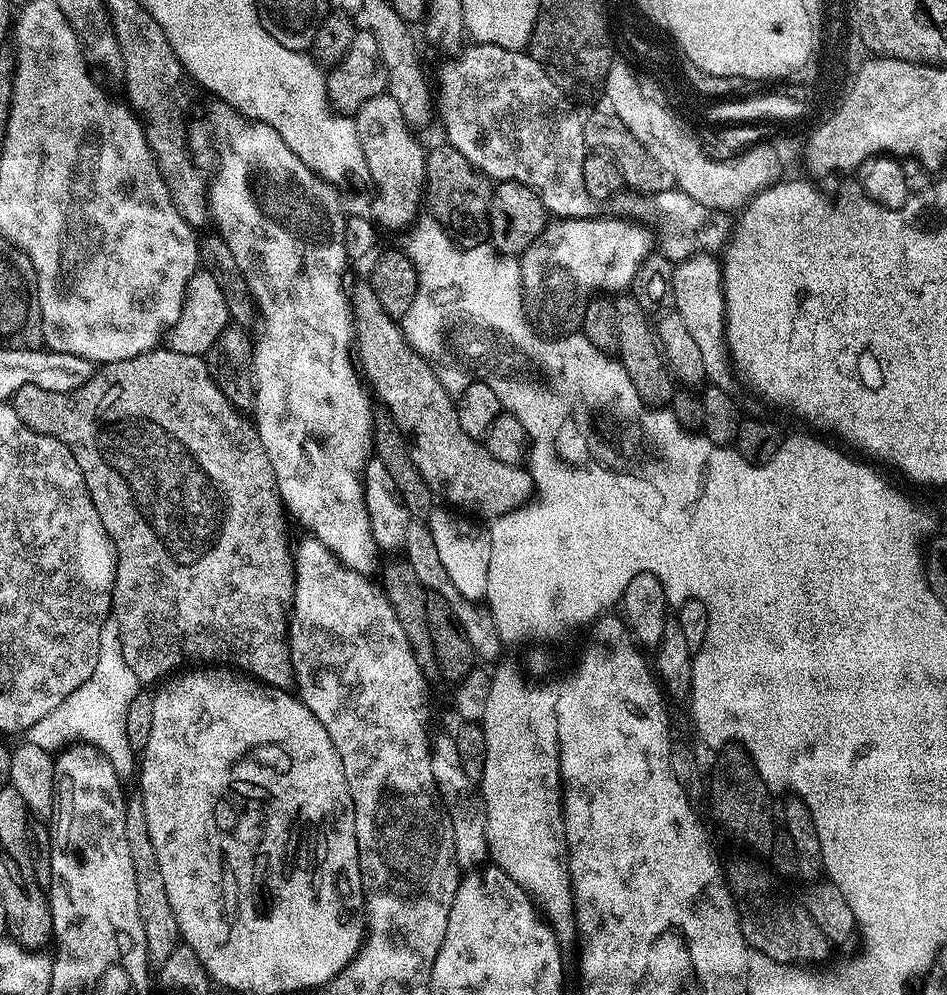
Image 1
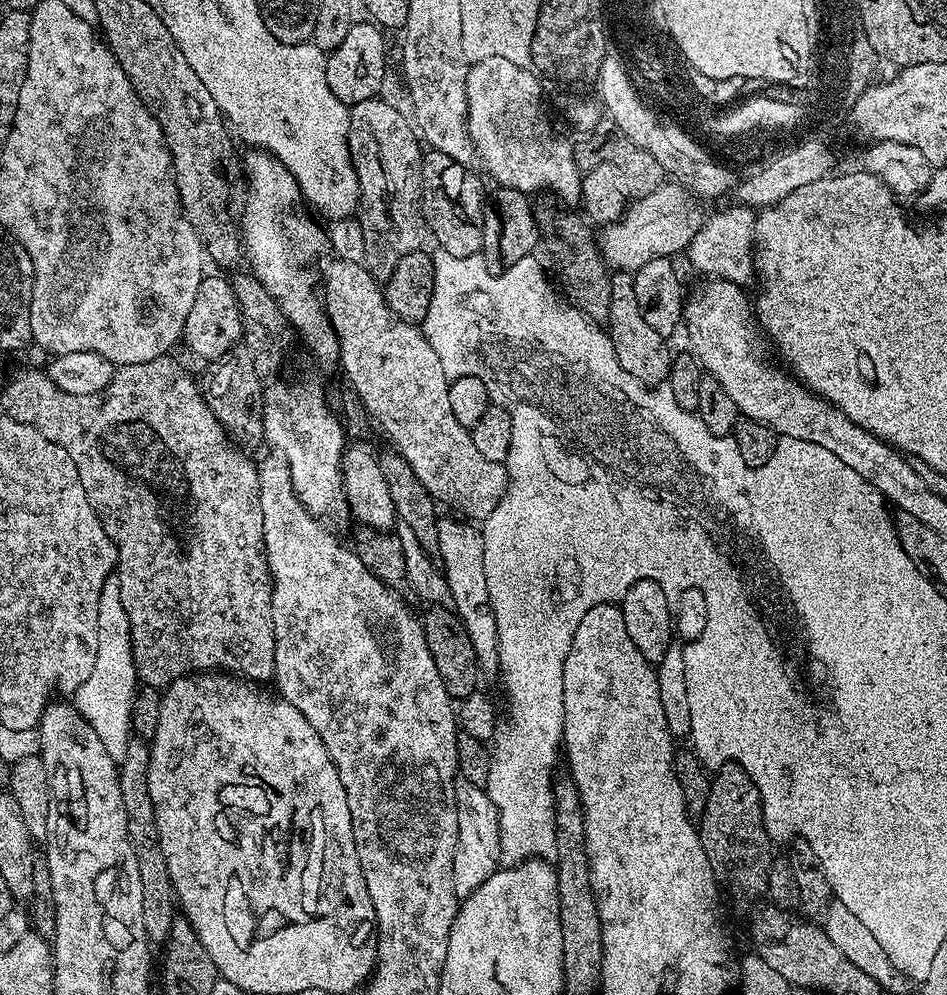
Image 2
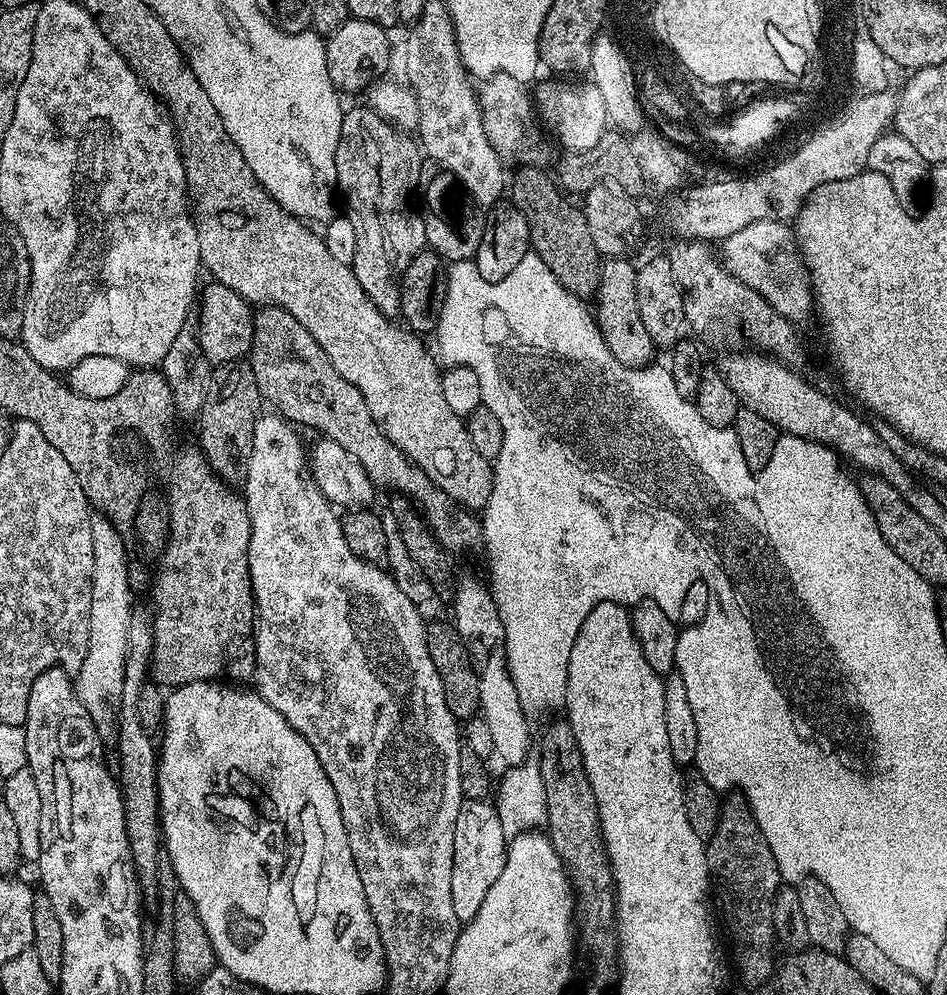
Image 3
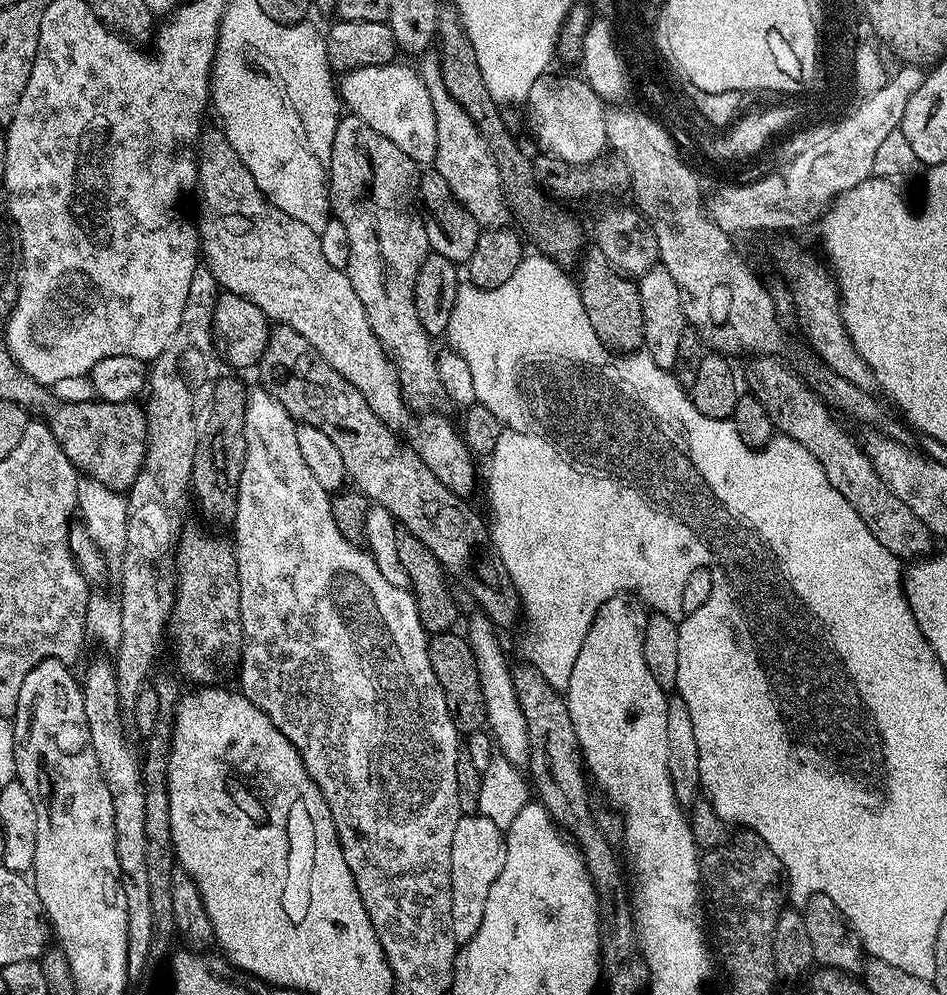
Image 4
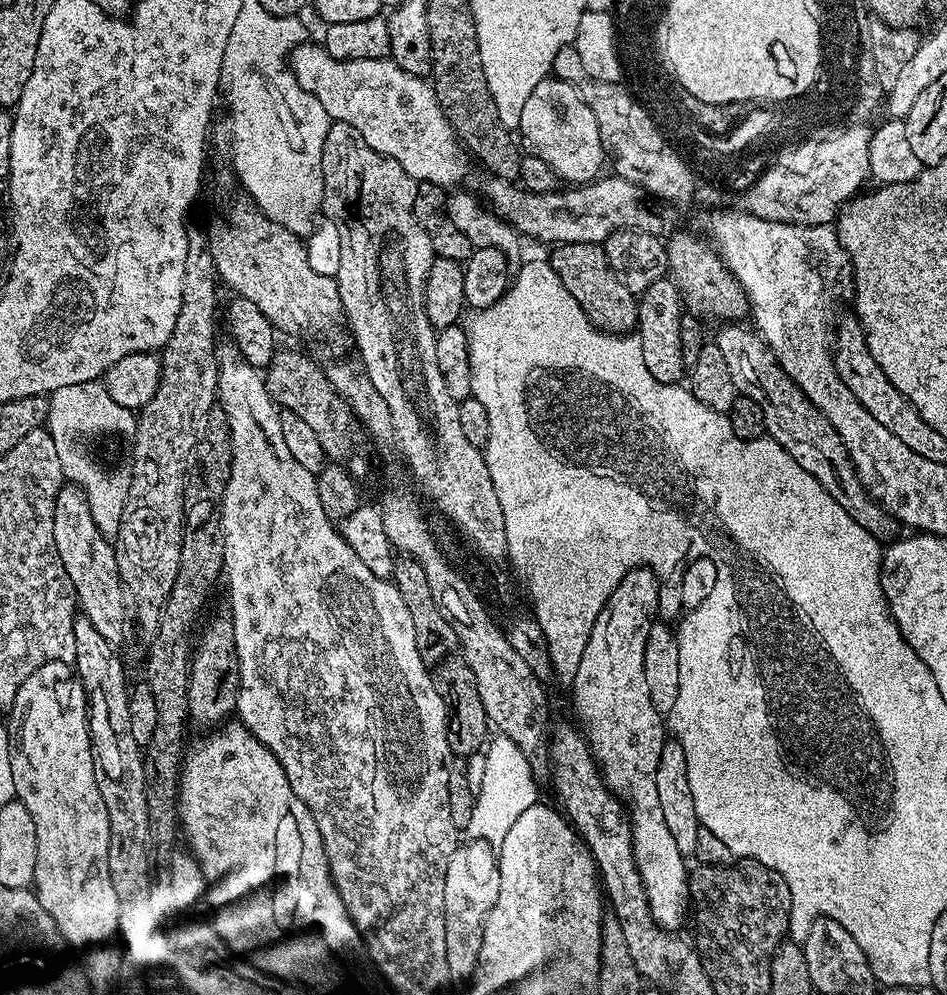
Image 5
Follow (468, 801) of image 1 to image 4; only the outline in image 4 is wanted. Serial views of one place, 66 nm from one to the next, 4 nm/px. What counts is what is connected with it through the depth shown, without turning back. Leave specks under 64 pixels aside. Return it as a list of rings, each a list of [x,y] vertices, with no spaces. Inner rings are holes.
[[[475,814],[461,815],[454,830],[454,846],[450,850],[450,882],[452,883],[452,905],[450,906],[450,926],[454,930],[454,938],[458,942],[467,942],[478,934],[478,926],[482,926],[482,914],[486,914],[486,898],[490,898],[490,888],[502,874],[502,866],[506,862],[505,833],[490,818]]]

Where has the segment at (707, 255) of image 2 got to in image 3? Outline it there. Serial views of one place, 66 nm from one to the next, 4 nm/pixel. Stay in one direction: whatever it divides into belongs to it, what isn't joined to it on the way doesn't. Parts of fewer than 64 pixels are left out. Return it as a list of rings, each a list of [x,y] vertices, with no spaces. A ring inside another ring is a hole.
[[[763,220],[742,230],[734,230],[722,241],[723,268],[750,289],[757,291],[782,316],[793,322],[804,320],[814,312],[814,293],[810,273],[796,246],[796,233],[783,220]]]

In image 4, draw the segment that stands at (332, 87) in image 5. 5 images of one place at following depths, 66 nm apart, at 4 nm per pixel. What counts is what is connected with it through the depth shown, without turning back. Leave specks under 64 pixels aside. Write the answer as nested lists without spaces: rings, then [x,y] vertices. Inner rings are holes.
[[[400,63],[371,64],[345,71],[338,80],[338,95],[343,107],[351,115],[362,118],[370,130],[378,130],[382,138],[390,138],[417,165],[431,165],[436,158],[434,106],[419,71]]]

